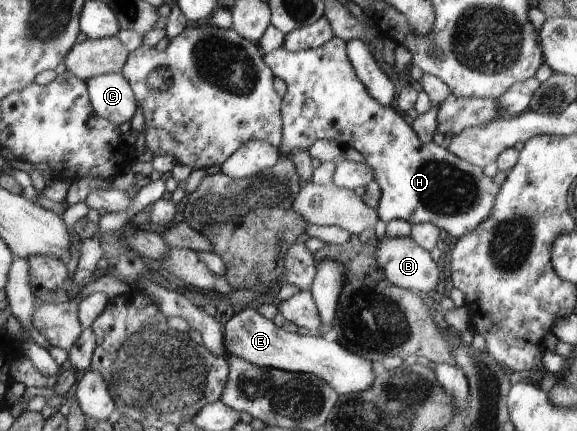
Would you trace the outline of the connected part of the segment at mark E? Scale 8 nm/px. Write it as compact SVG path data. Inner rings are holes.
M251 306L237 308L236 314L224 324L223 330L224 344L229 355L255 366L319 377L330 384L339 396L368 390L377 376L373 362L346 350L342 344L325 340L318 335L301 336L286 332Z

